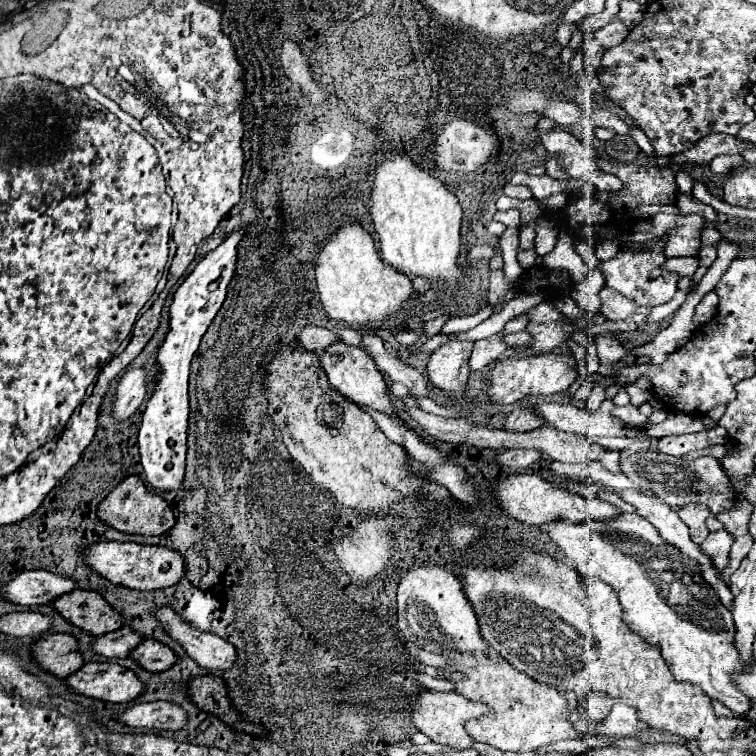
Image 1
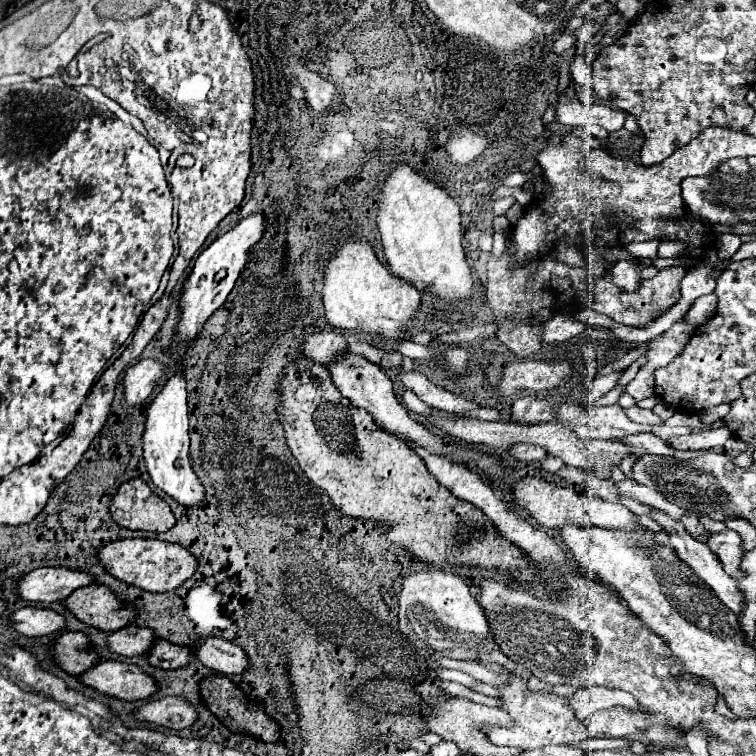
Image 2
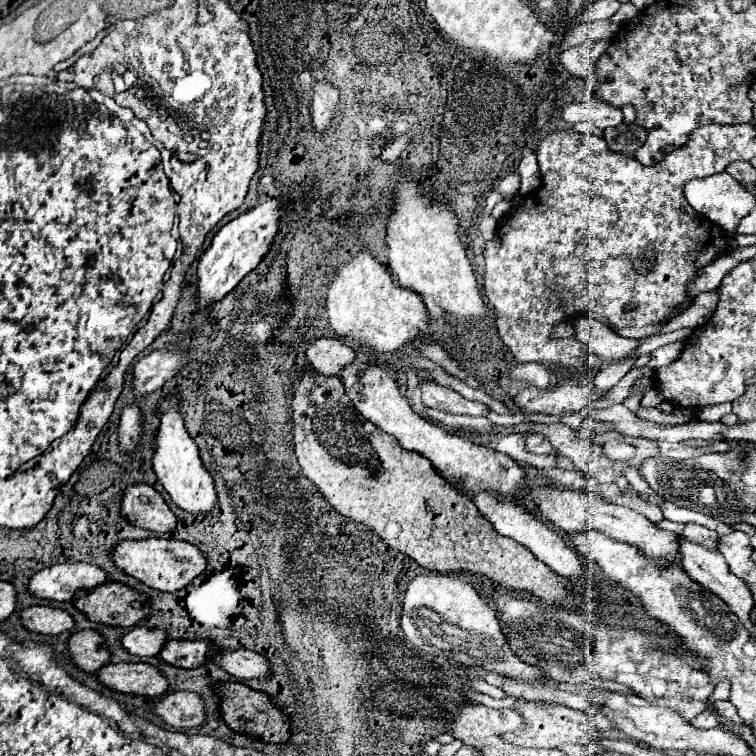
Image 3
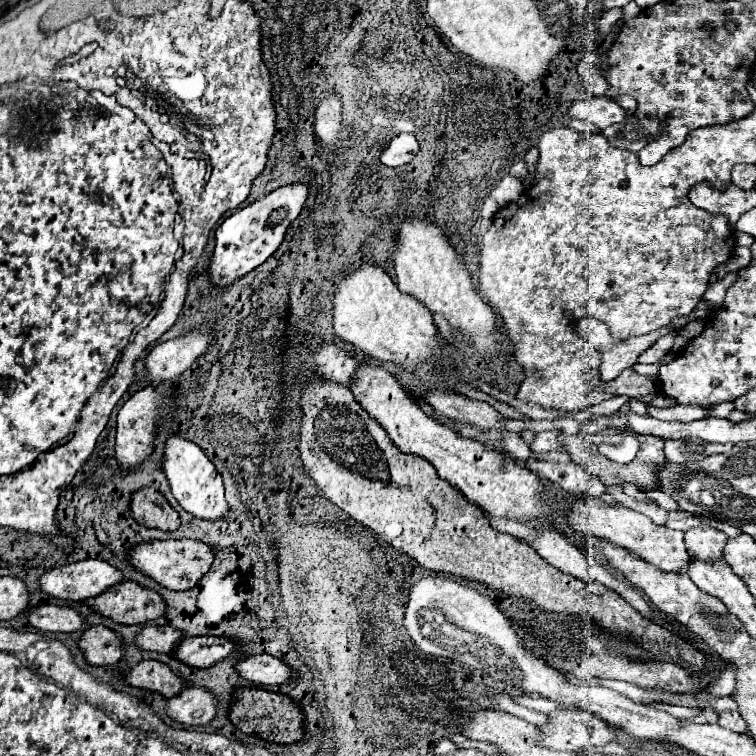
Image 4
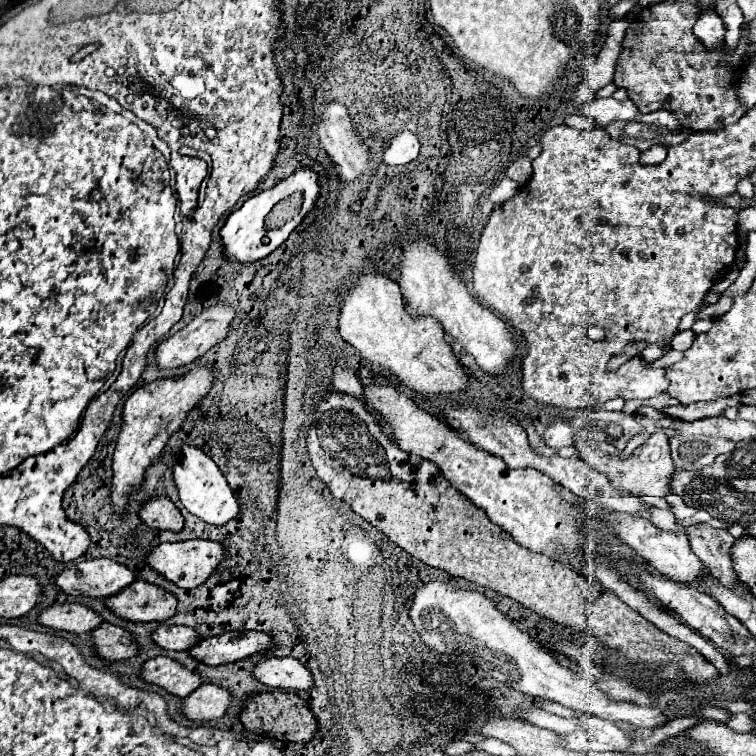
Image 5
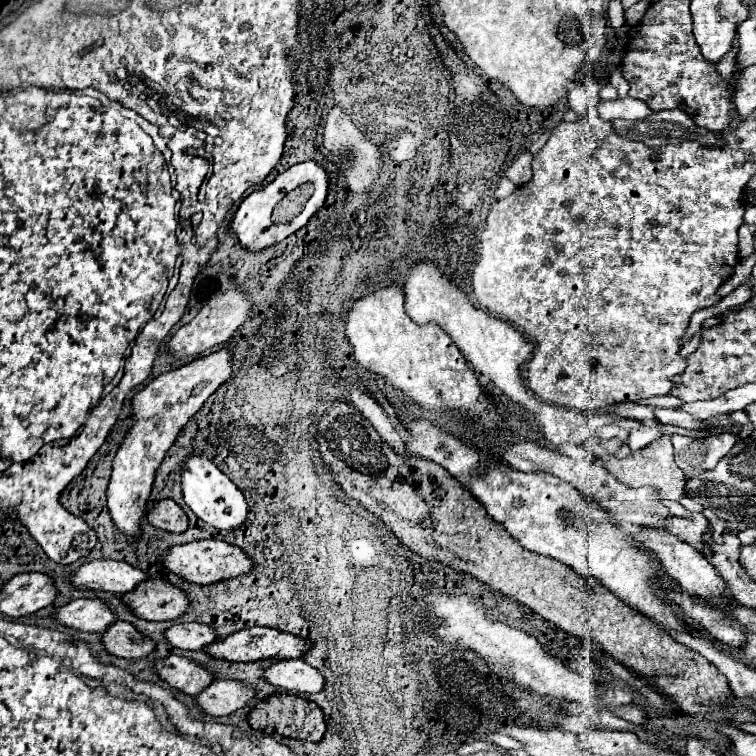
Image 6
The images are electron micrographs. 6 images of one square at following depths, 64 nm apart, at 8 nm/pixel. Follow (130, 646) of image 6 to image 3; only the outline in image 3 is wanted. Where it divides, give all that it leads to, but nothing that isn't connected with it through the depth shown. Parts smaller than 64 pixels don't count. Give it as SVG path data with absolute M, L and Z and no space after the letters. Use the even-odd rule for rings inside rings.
M82 630L70 636L68 656L82 672L96 672L110 662L110 652L102 646L102 636L94 630Z

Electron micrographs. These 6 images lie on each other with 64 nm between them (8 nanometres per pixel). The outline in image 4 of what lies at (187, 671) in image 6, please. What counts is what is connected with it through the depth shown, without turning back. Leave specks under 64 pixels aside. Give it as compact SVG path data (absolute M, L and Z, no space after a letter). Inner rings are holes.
M144 660L124 674L124 682L134 688L158 692L164 698L176 696L184 688L182 680L164 664L156 660Z

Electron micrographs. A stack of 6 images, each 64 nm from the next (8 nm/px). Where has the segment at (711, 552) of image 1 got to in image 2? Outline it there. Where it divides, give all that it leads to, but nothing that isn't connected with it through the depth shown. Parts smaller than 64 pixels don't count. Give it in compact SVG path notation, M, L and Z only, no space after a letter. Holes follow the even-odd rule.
M726 528L718 534L708 536L706 544L718 556L718 560L722 562L722 568L728 576L732 576L732 578L744 576L744 572L740 572L740 568L738 568L738 564L742 560L742 552L740 552L740 536L736 536L736 532Z

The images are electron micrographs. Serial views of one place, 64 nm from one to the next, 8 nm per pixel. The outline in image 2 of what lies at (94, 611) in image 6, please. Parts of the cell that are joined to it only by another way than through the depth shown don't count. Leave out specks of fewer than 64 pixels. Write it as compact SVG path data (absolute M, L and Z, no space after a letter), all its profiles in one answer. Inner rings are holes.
M26 606L10 614L10 624L18 634L24 634L24 636L48 636L48 634L60 632L66 626L60 614L56 614L54 610L36 608L36 606Z

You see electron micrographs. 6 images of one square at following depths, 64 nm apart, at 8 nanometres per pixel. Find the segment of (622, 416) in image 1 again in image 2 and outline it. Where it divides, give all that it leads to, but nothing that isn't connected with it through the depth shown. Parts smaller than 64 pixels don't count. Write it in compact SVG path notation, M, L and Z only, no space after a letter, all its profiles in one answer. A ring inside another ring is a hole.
M632 406L632 408L626 408L624 412L636 424L662 424L662 420L652 410L642 410L638 406Z

